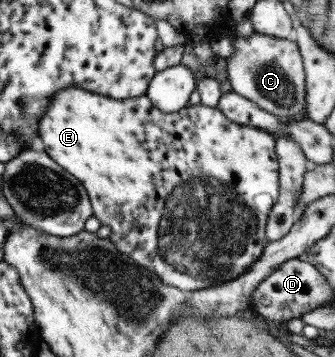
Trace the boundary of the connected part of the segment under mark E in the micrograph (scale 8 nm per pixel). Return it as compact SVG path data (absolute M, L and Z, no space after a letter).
M67 87L61 90L58 90L56 93L53 93L51 97L51 102L49 102L49 108L45 112L43 119L39 121L38 124L38 136L43 141L43 146L45 146L44 151L59 165L62 166L67 172L70 172L77 180L81 181L81 184L86 188L87 194L90 198L90 203L92 204L92 209L94 216L97 217L97 220L101 222L102 225L109 226L112 233L110 239L113 244L117 246L117 250L121 254L129 255L135 262L138 262L141 266L149 267L152 270L152 273L158 278L161 279L165 284L171 286L177 286L179 290L201 290L208 286L218 285L222 282L229 282L234 278L237 278L240 274L243 274L245 271L249 270L249 267L257 262L257 259L263 254L265 246L268 244L266 237L266 220L268 214L271 212L273 203L278 198L280 182L278 181L278 156L276 155L276 137L271 133L264 131L263 129L257 127L251 127L247 125L240 125L235 122L231 122L229 119L221 113L217 108L211 108L204 105L188 105L186 108L179 110L178 112L173 112L171 114L165 114L161 110L157 110L153 104L151 104L149 97L145 94L140 97L135 98L125 98L125 100L115 100L115 98L109 98L103 96L102 94L95 94L89 92L88 90L83 90L81 87Z

